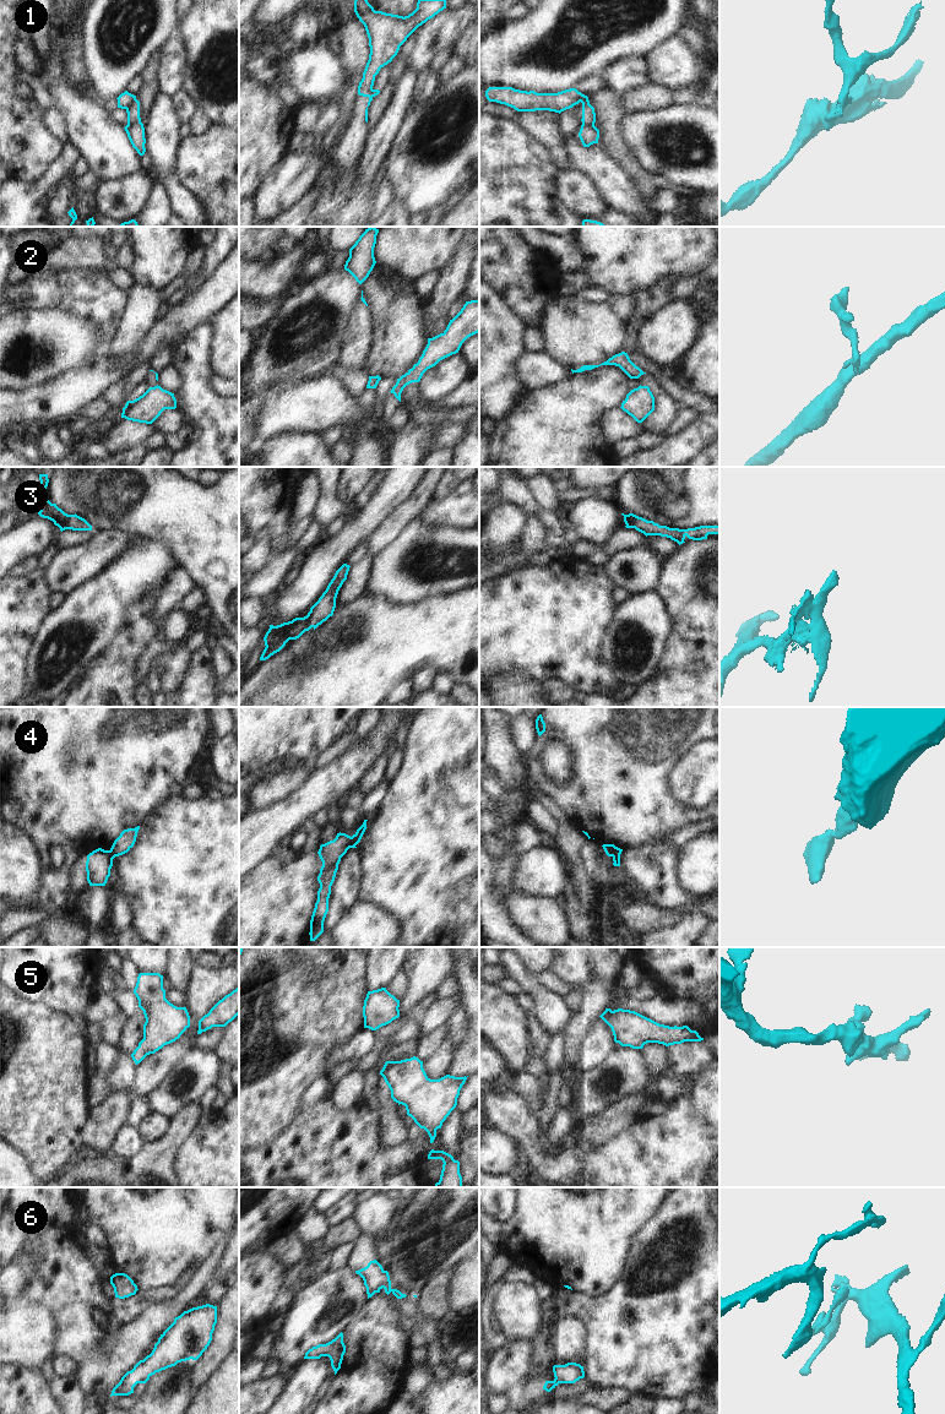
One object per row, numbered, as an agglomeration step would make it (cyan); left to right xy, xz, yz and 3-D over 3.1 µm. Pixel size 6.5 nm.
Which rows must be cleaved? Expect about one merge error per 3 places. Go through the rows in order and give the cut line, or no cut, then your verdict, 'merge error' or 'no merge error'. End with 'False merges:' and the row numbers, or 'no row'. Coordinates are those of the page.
1: xy (135, 97), (126, 109) | merge error
2: xz (395, 393), (400, 396) | merge error
3: no cut | no merge error
4: xz (349, 837), (352, 847) | merge error
5: no cut | no merge error
6: no cut | no merge error
False merges: 1, 2, 4

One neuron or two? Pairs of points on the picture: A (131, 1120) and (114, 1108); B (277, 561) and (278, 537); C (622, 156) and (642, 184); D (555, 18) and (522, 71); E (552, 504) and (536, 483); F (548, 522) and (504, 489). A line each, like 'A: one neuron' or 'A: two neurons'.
A: two neurons
B: two neurons
C: one neuron
D: one neuron
E: one neuron
F: one neuron

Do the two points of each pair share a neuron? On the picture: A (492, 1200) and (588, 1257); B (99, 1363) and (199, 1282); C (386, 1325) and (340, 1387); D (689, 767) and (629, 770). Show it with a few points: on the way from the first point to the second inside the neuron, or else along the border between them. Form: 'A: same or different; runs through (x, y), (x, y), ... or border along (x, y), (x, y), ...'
A: same; runs through (516, 1200), (531, 1200), (564, 1233)
B: same; runs through (124, 1350), (164, 1310), (174, 1306)
C: same; runs through (384, 1343), (384, 1353), (358, 1379)
D: different; border along (693, 748), (669, 775), (668, 790), (673, 798)

